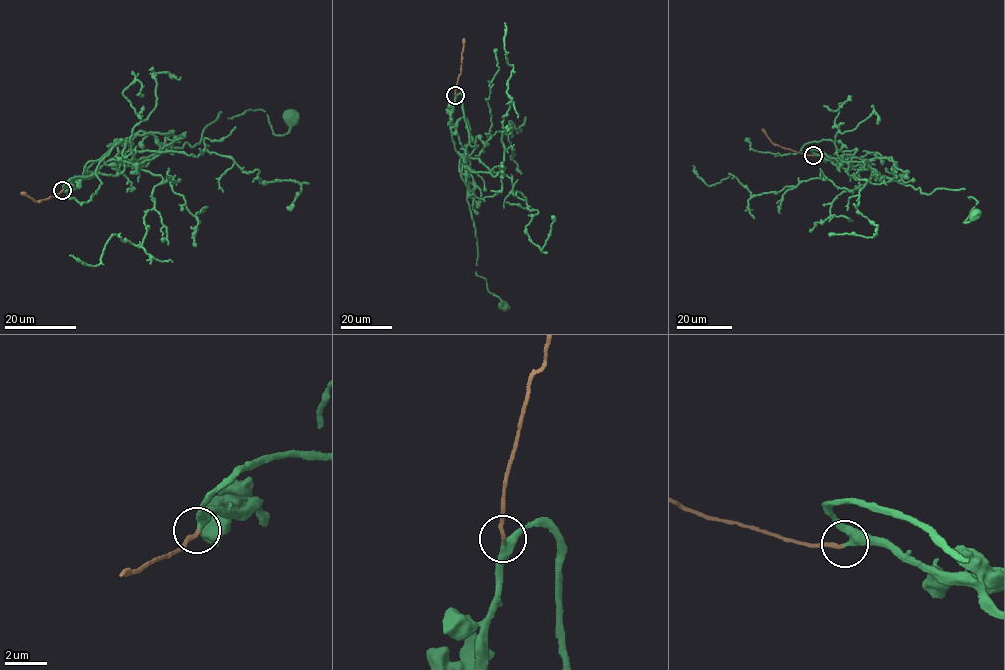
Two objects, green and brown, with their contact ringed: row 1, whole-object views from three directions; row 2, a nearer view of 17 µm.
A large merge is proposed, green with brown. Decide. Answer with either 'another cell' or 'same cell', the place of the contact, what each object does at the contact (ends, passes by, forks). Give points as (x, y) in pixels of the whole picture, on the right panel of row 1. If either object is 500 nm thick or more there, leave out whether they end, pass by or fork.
same cell; at (813, 155); green passes by; brown ends there

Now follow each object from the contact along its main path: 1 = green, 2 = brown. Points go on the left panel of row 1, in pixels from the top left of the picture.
1: (63, 190), (113, 160), (126, 166), (193, 146), (219, 113), (264, 110), (280, 135), (290, 117)
2: (63, 190), (37, 202), (21, 192)

